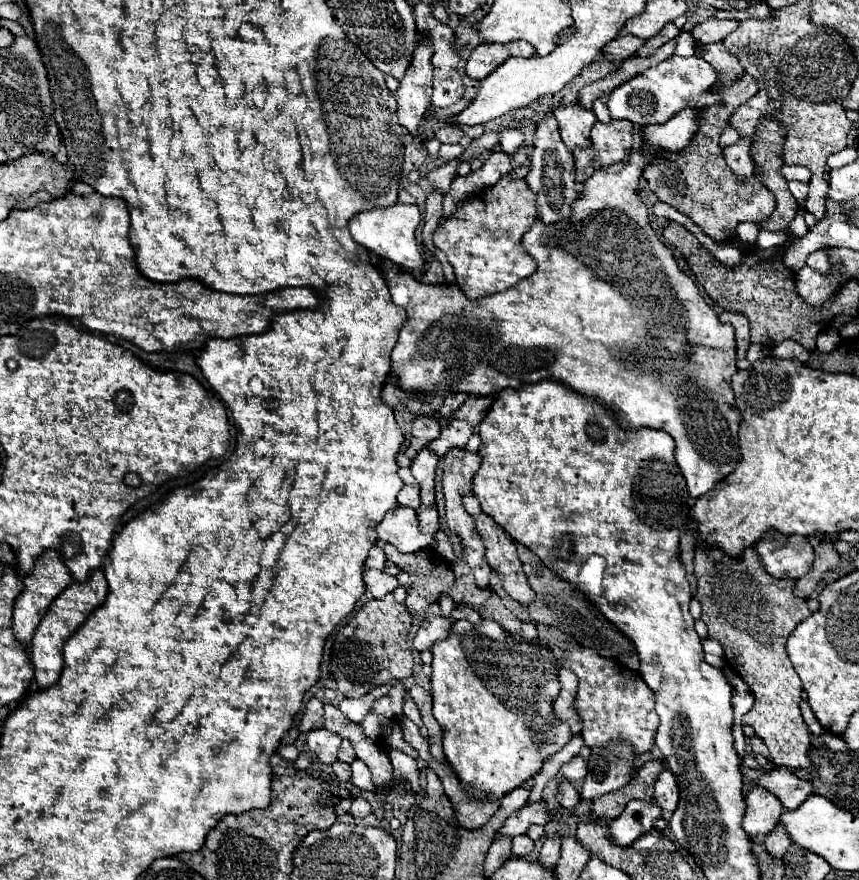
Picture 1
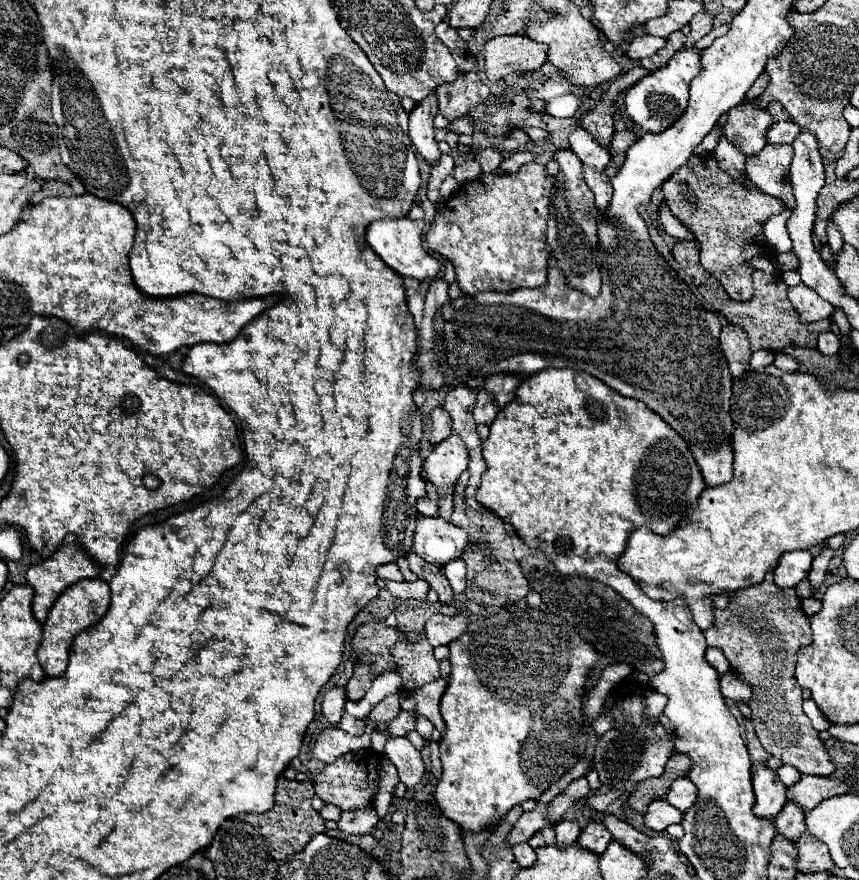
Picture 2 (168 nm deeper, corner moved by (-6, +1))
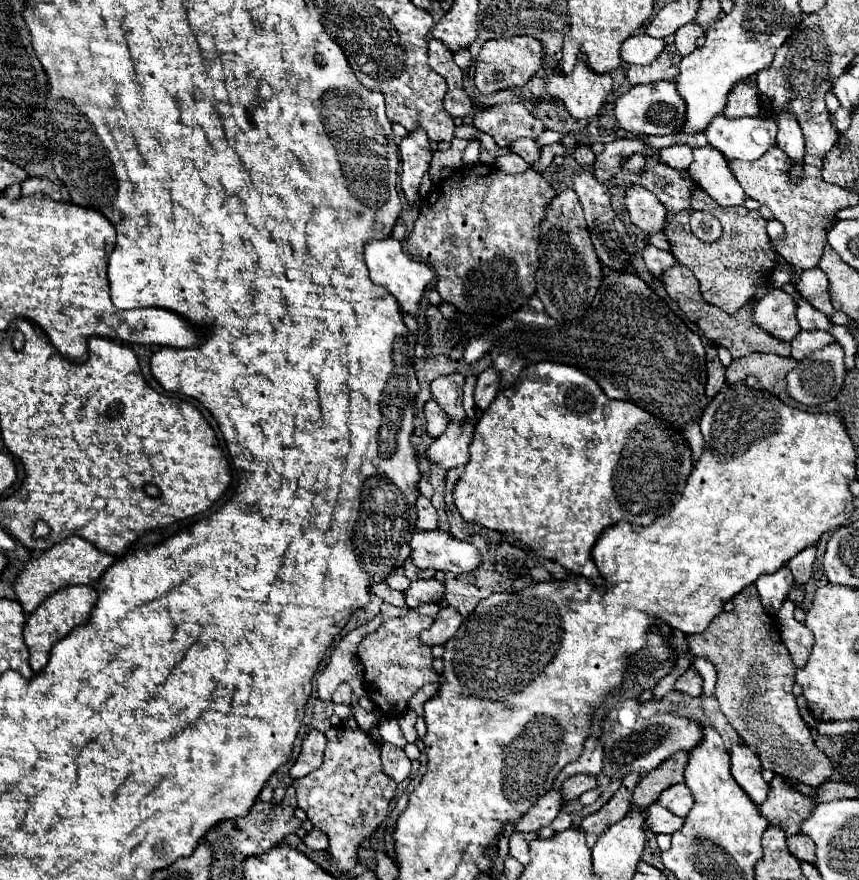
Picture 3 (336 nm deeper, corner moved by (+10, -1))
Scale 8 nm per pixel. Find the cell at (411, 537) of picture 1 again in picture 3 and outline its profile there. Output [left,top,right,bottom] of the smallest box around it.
[410,529,480,573]

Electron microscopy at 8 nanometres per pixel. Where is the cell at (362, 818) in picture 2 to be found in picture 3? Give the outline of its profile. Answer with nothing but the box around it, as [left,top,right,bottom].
[304,827,328,849]

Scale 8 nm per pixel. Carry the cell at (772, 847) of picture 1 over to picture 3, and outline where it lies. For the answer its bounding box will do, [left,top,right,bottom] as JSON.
[760,777,816,835]

